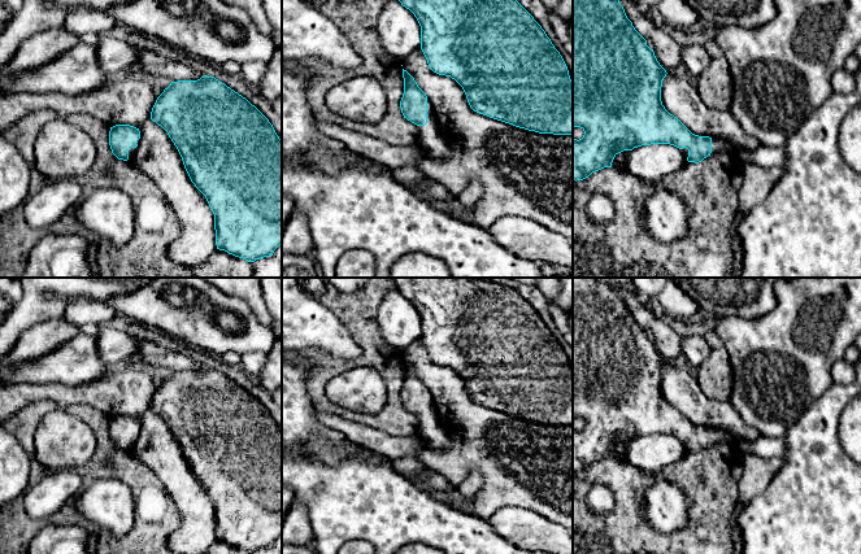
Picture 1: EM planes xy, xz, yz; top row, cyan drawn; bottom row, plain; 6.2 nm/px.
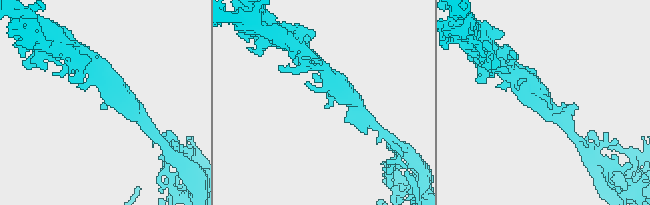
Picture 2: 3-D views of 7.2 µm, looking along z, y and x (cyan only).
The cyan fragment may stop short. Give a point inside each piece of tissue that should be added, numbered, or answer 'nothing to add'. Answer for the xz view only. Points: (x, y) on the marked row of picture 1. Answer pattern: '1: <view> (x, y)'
1: xz (430, 136)

